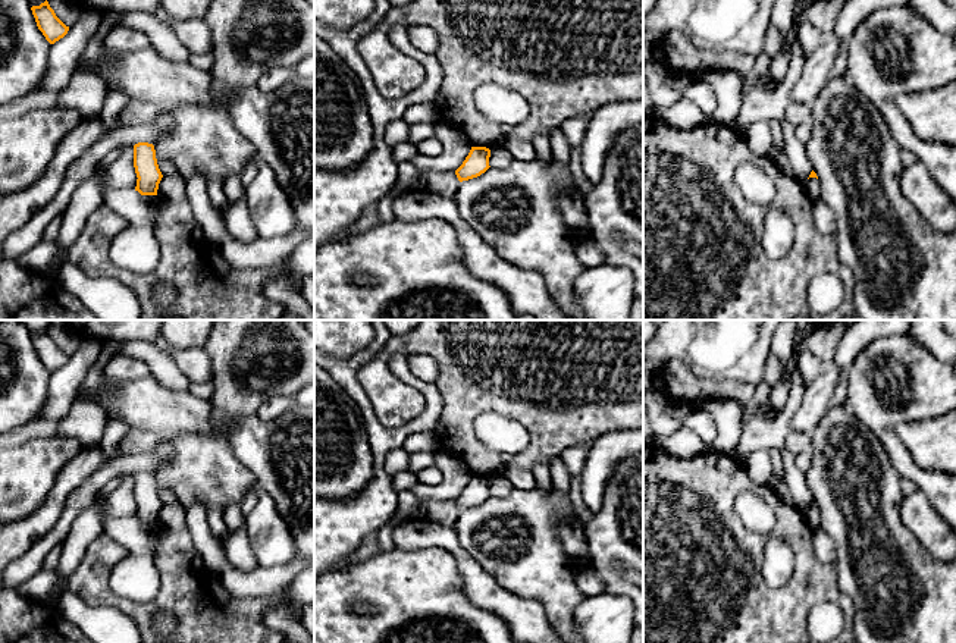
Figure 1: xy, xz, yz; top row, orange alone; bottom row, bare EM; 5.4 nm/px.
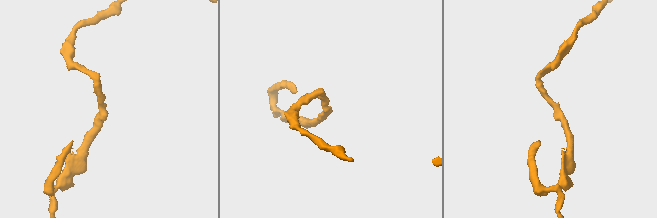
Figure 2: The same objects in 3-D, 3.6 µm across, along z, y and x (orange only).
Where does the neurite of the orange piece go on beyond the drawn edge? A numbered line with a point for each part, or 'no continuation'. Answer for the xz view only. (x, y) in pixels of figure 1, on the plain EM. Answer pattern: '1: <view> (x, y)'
no continuation

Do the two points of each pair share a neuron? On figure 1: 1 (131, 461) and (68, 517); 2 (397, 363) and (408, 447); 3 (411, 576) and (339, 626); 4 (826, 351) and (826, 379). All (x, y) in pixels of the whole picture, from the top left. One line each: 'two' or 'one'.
1: one
2: two
3: one
4: two

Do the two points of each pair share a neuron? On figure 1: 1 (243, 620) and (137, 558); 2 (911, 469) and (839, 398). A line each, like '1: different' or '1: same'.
1: different
2: different

